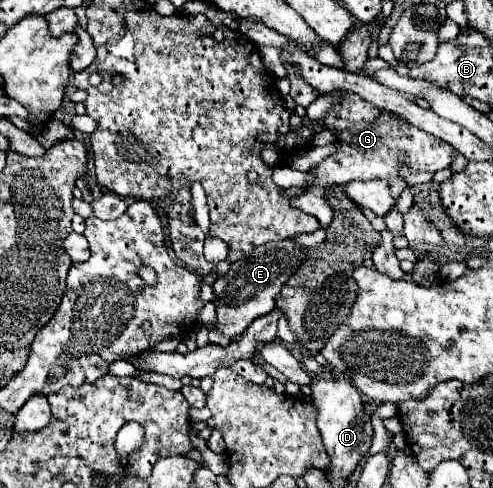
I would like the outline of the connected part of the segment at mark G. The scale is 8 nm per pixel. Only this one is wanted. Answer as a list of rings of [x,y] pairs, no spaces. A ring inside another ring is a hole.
[[[346,92],[340,98],[340,104],[336,108],[330,108],[326,116],[318,122],[320,126],[334,132],[336,142],[340,142],[340,148],[332,156],[322,160],[318,166],[308,170],[308,174],[312,176],[306,184],[308,188],[346,184],[350,180],[382,178],[390,184],[392,198],[398,200],[402,190],[406,188],[406,180],[400,176],[400,168],[410,168],[412,172],[438,172],[448,168],[452,162],[454,150],[444,140],[426,134],[408,122],[400,122],[398,116],[374,108],[352,92]],[[400,154],[406,156],[406,162],[402,162]]]

